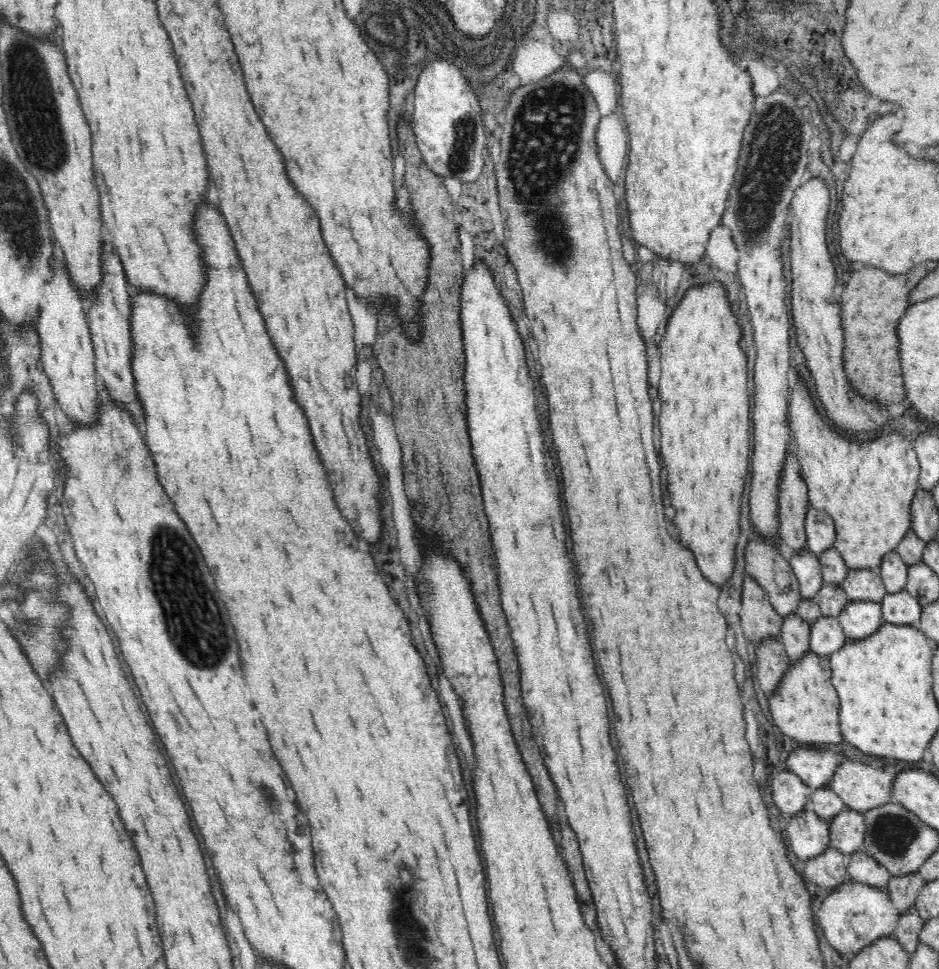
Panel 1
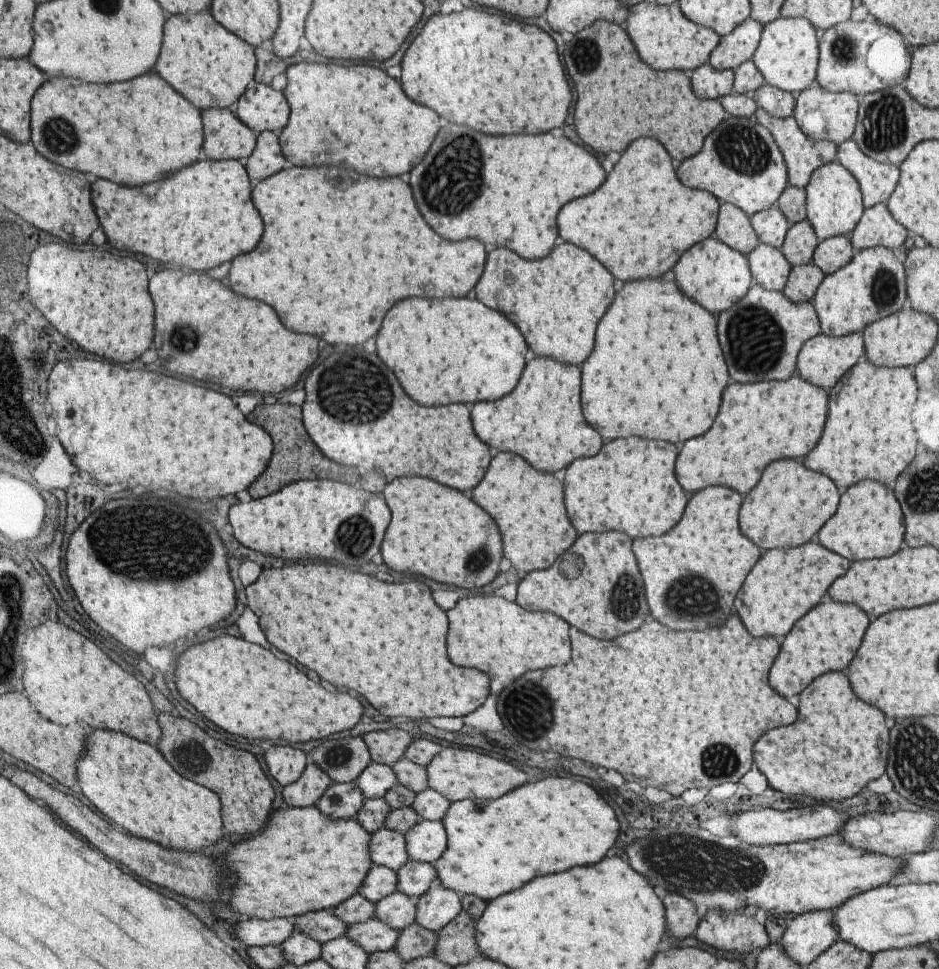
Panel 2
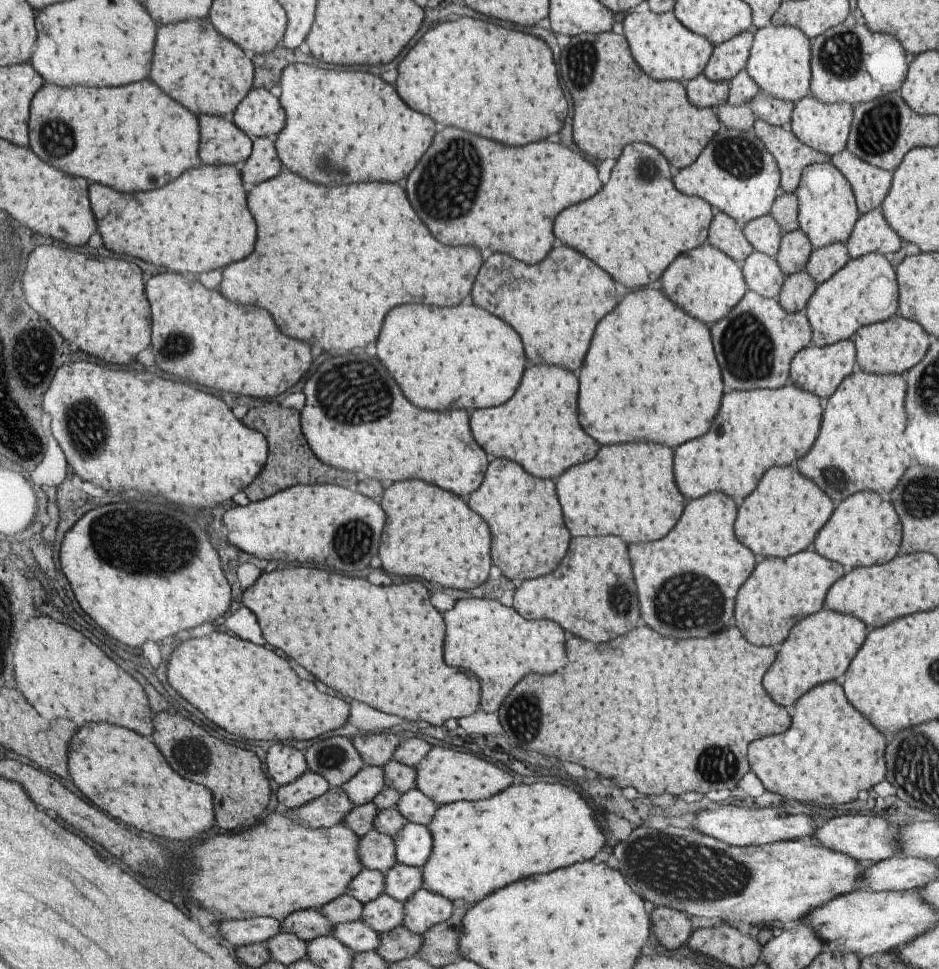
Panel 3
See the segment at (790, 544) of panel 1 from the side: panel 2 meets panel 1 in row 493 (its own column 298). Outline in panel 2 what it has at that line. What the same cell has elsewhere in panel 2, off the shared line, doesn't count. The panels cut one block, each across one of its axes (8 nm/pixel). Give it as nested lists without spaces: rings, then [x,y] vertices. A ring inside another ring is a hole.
[[[309,763],[302,776],[292,785],[283,787],[283,800],[288,807],[309,807],[315,805],[332,784],[325,771]]]

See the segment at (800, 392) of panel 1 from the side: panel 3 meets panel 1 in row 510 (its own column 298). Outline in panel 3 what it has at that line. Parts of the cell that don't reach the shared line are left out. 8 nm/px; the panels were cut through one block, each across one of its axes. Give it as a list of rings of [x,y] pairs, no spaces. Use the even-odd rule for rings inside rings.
[[[282,809],[263,816],[257,826],[235,834],[213,834],[205,842],[193,846],[187,856],[191,860],[191,874],[187,878],[189,898],[211,914],[223,914],[223,918],[250,919],[271,917],[281,921],[292,912],[318,909],[345,893],[348,882],[360,872],[362,864],[356,853],[359,837],[341,823],[310,829],[302,823],[288,819]]]

